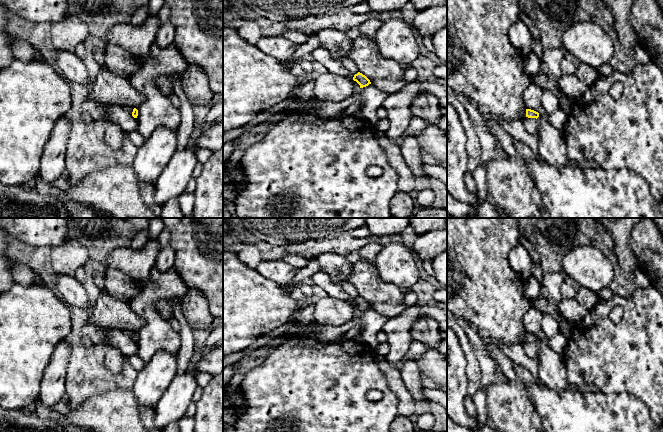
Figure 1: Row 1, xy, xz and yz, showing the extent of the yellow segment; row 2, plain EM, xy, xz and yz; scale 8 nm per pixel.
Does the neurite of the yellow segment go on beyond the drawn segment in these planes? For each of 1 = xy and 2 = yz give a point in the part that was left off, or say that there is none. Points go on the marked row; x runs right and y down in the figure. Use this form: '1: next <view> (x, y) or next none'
1: next none
2: next none

